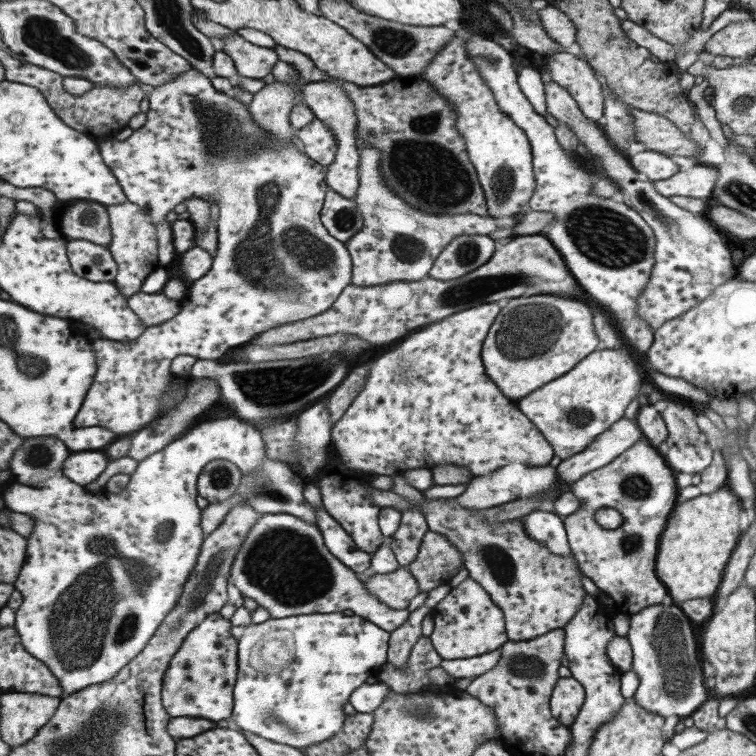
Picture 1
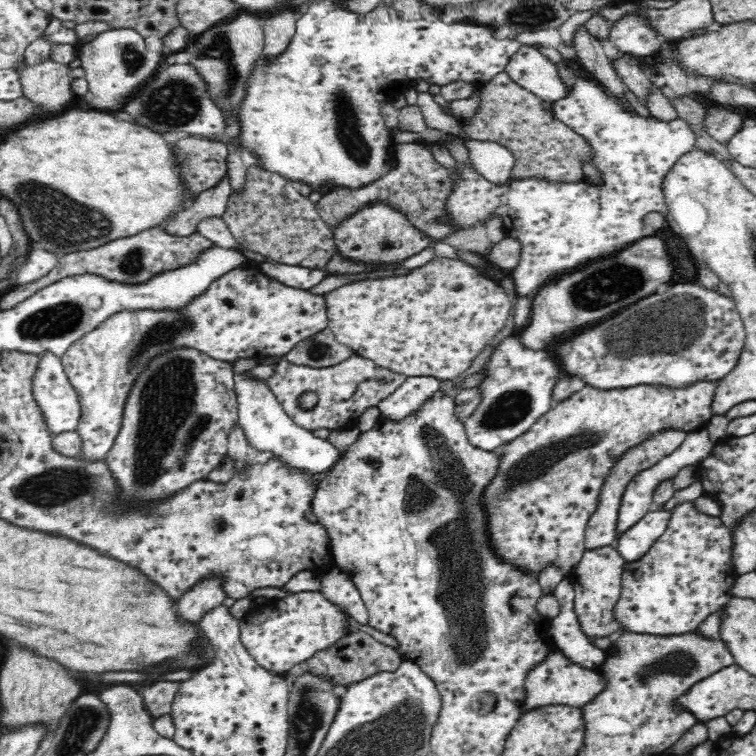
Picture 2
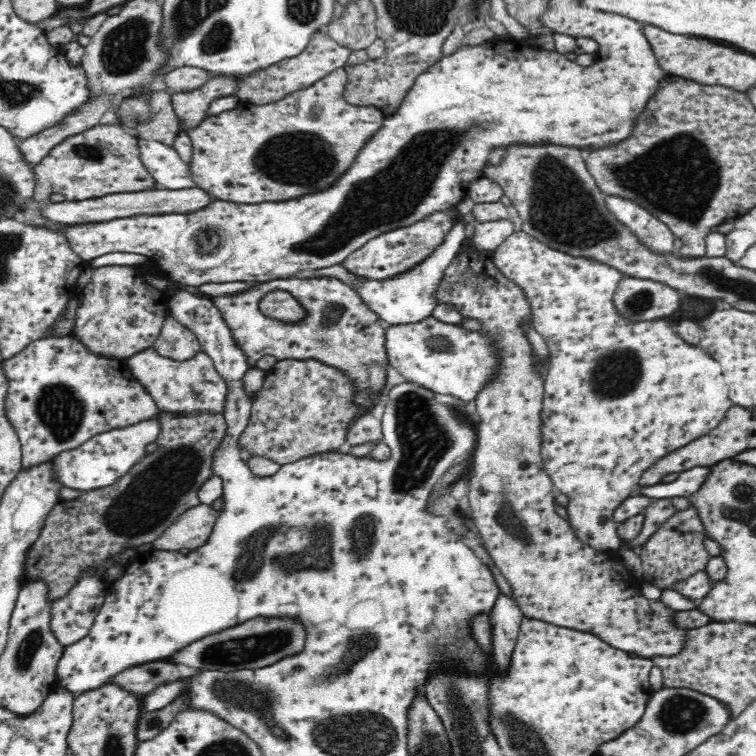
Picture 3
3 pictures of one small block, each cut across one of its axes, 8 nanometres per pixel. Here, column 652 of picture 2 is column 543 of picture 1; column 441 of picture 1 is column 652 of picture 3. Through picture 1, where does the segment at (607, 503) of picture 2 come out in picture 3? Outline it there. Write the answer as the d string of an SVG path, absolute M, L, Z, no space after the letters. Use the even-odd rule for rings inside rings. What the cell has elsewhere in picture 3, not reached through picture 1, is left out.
M514 231L495 249L494 263L506 279L524 289L532 307L533 328L549 348L541 412L544 470L554 490L568 497L566 520L578 541L594 550L616 551L620 538L614 510L635 493L643 472L670 452L708 434L731 407L720 363L700 347L686 343L664 319L636 324L623 320L612 303L612 294L626 277L618 268L559 252L522 231Z

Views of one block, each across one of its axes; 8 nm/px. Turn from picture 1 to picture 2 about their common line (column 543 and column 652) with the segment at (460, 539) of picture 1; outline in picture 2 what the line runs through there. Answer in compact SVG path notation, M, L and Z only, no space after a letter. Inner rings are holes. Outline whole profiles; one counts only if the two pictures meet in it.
M682 500L670 508L666 531L651 544L640 560L626 562L620 576L618 600L610 616L623 632L636 635L670 636L692 633L694 628L716 613L726 598L732 596L737 576L730 566L730 532L719 518L696 510L694 500Z

